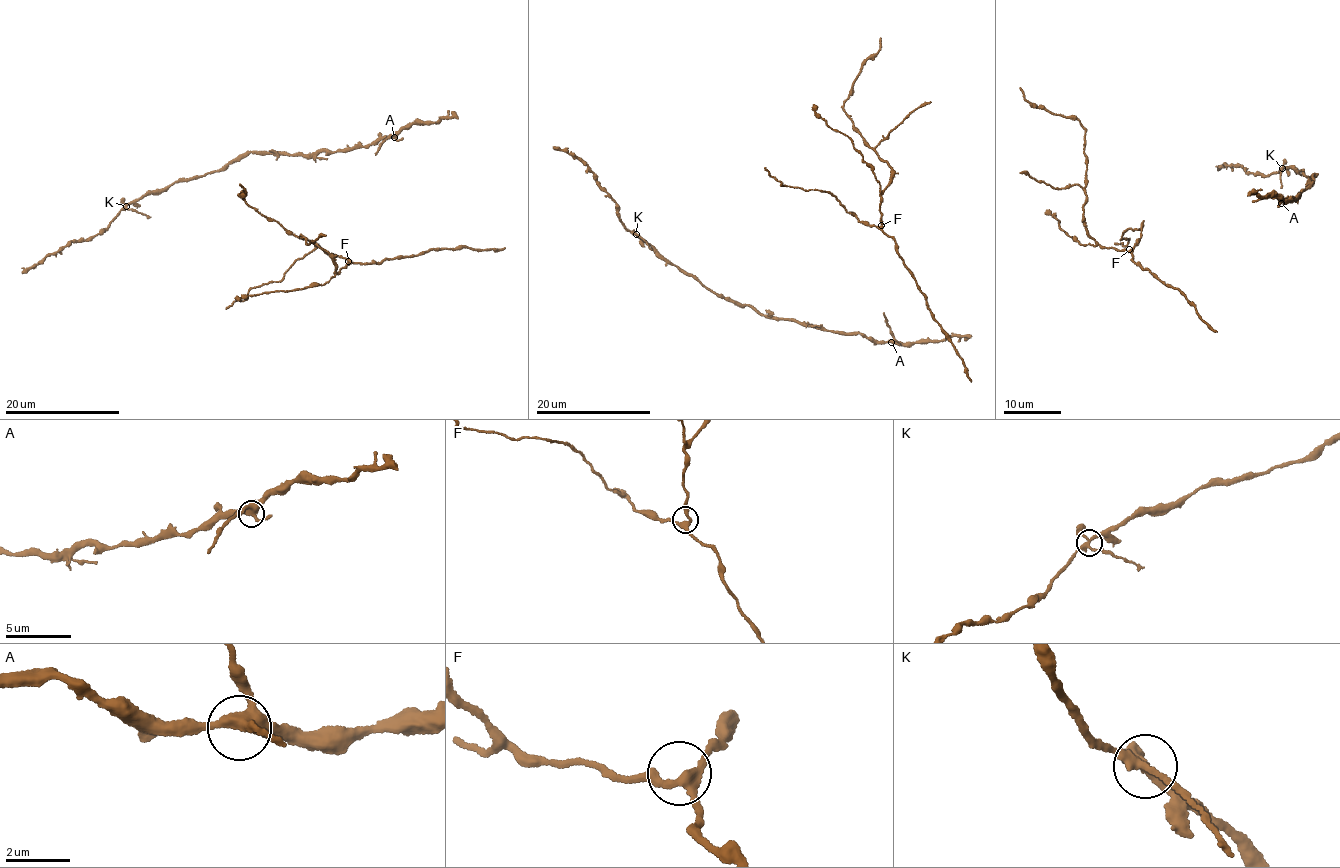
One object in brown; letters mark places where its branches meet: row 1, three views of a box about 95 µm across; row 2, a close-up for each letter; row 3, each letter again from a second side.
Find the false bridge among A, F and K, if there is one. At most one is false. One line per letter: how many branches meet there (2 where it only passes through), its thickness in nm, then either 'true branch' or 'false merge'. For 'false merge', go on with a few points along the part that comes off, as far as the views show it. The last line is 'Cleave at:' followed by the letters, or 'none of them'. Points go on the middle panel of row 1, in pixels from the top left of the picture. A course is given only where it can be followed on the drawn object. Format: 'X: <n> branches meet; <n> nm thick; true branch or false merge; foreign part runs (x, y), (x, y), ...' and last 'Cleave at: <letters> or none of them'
A: 4 branches meet; 380 nm thick; true branch
F: 3 branches meet; 260 nm thick; true branch
K: 4 branches meet; 280 nm thick; false merge; foreign part runs (636, 234), (643, 237), (651, 250)
Cleave at: K

